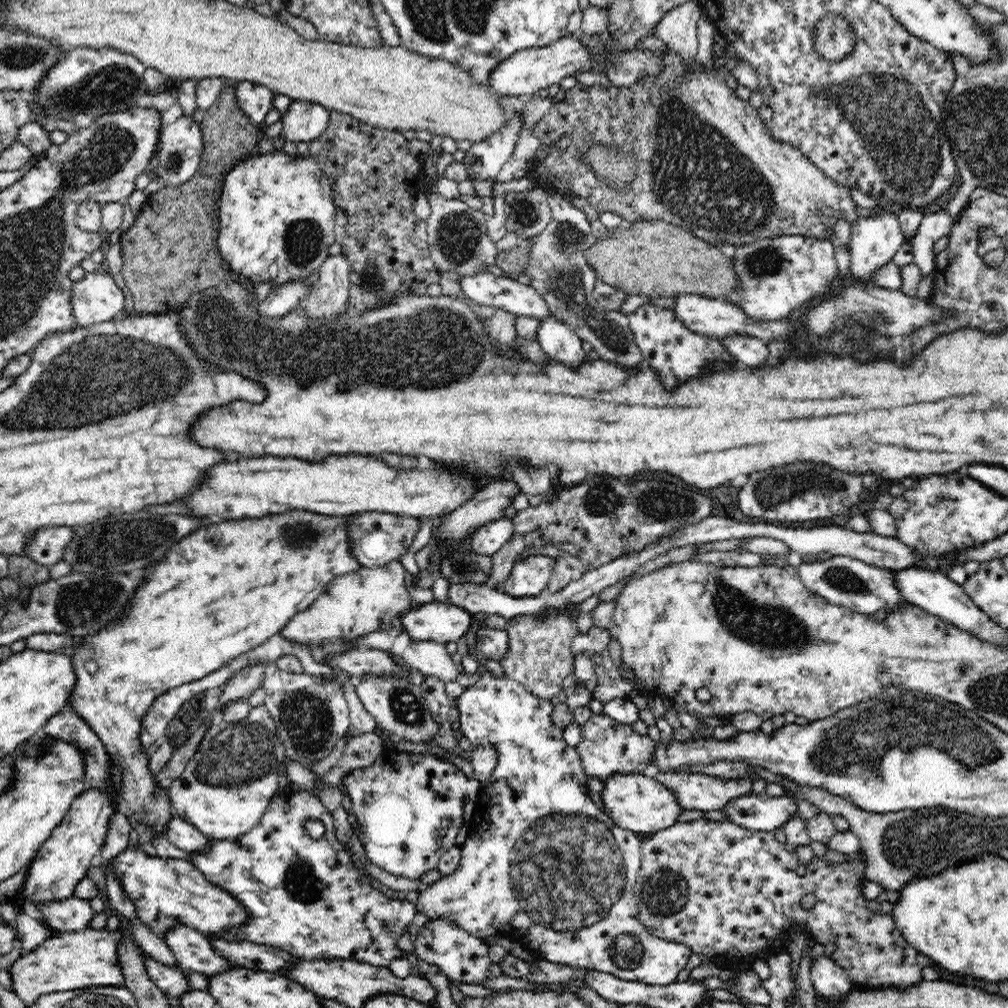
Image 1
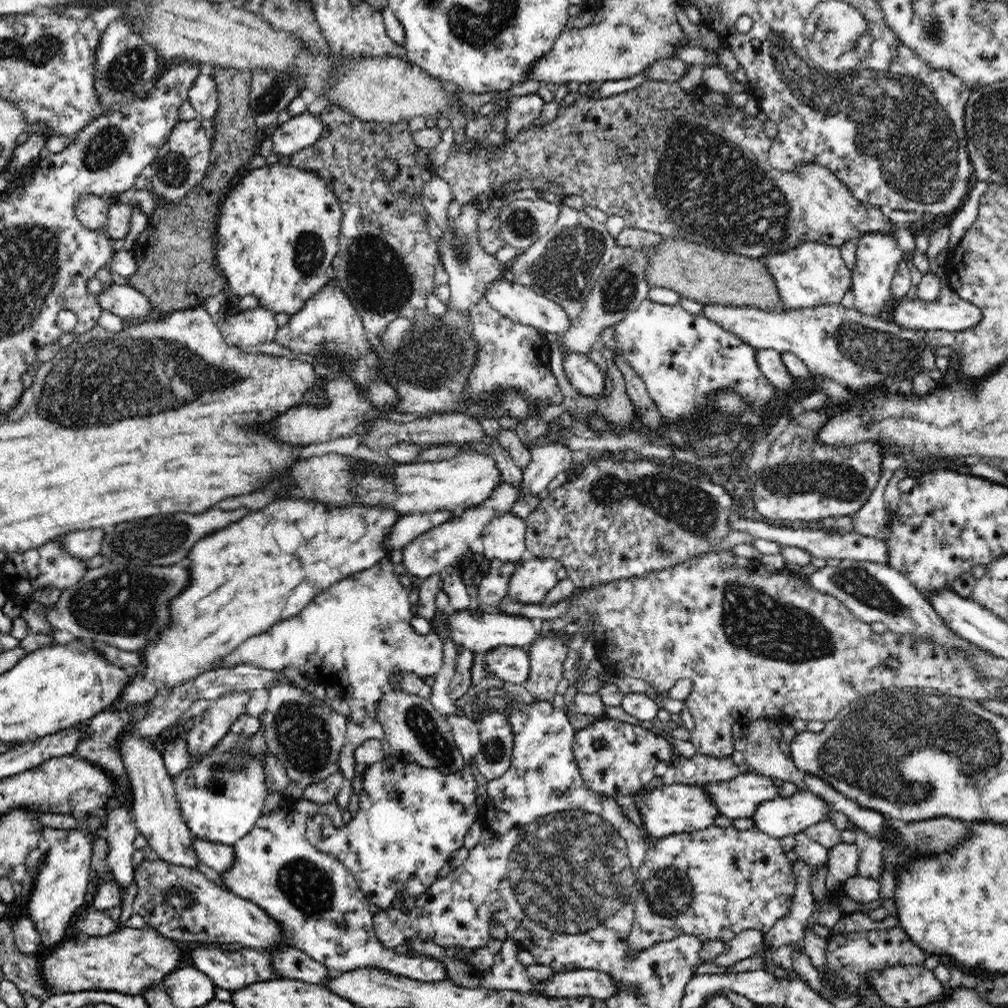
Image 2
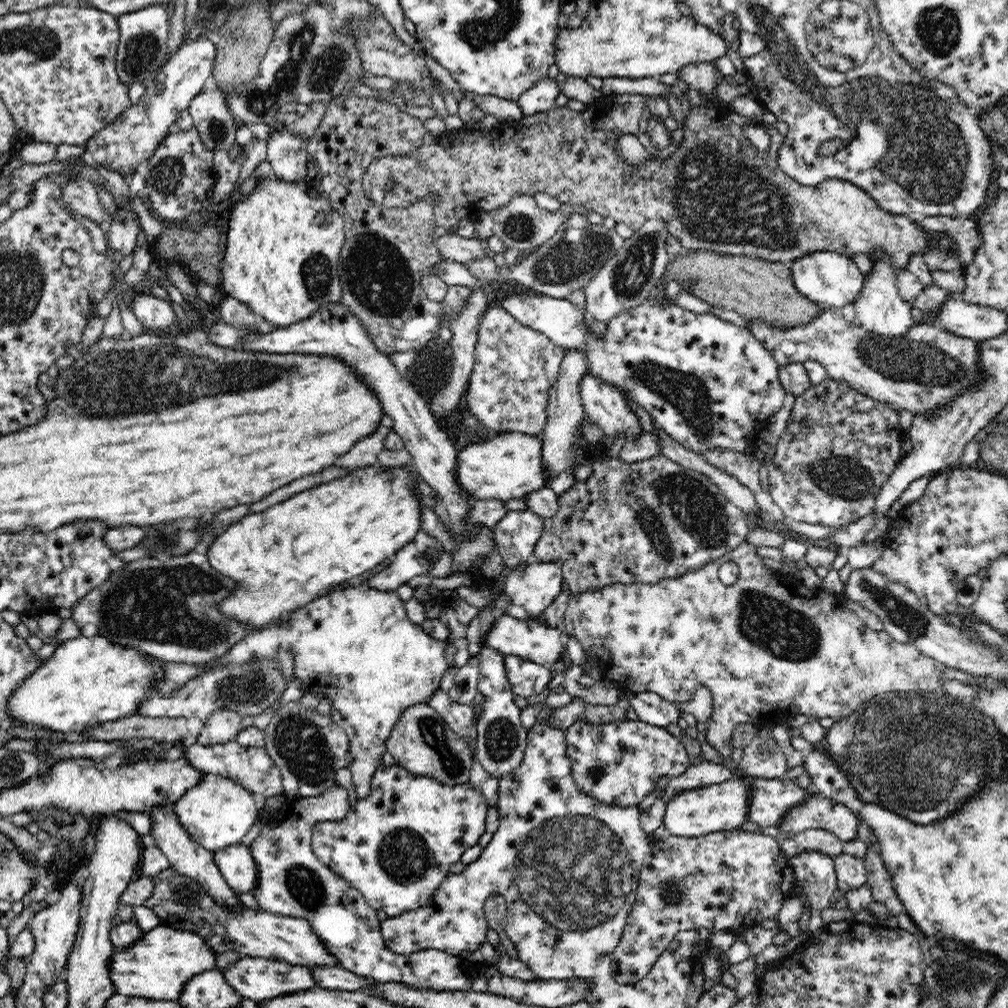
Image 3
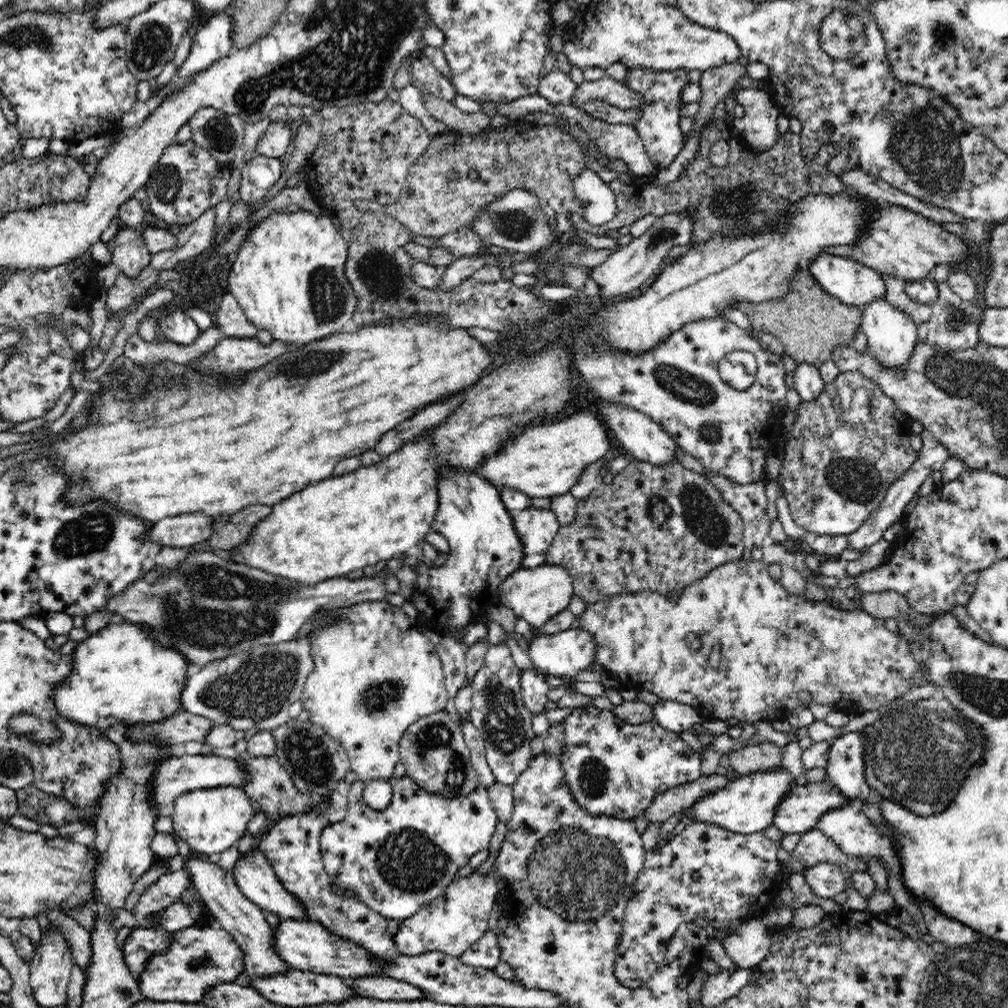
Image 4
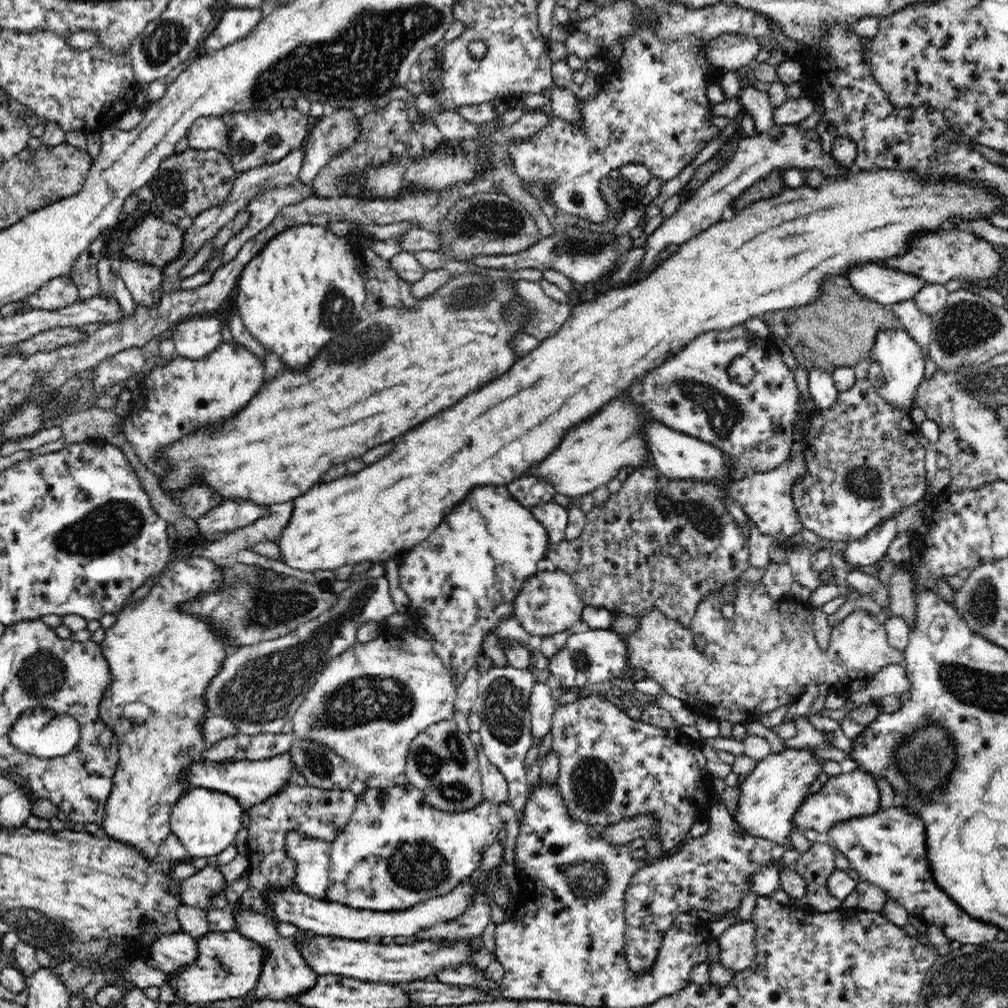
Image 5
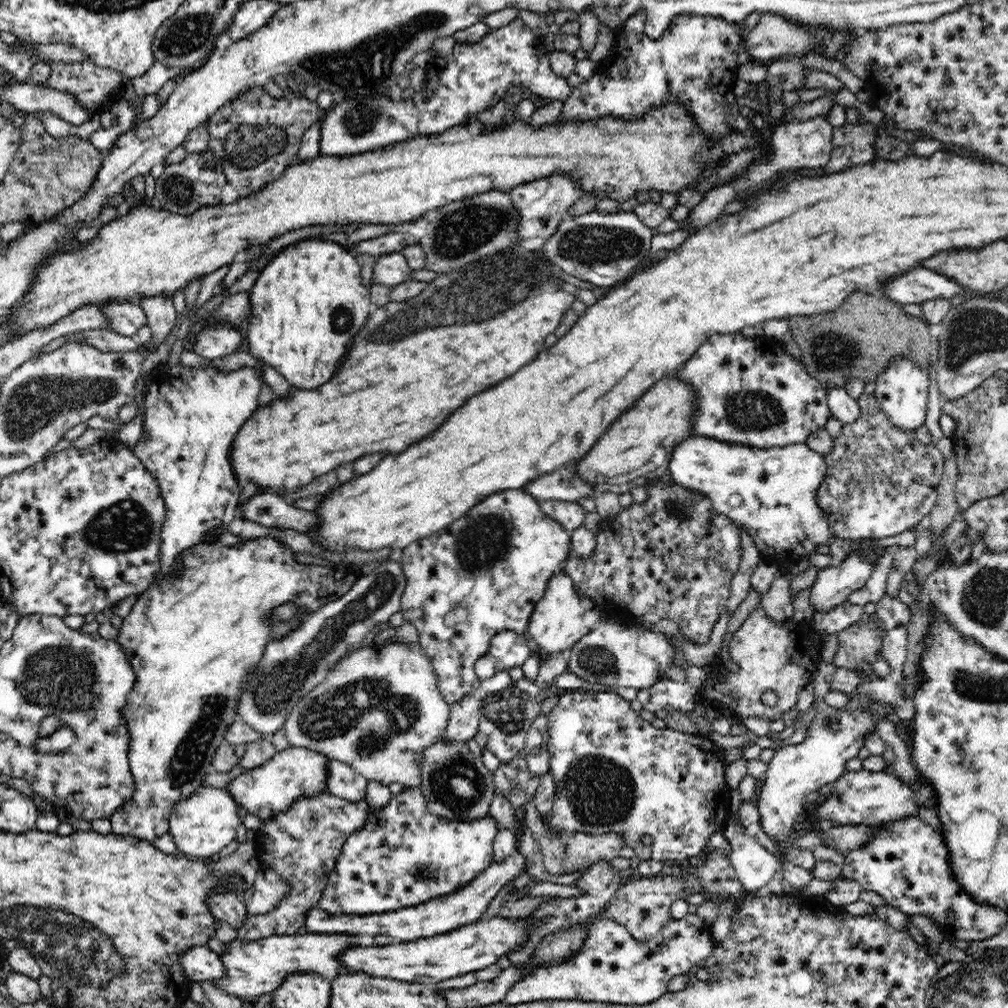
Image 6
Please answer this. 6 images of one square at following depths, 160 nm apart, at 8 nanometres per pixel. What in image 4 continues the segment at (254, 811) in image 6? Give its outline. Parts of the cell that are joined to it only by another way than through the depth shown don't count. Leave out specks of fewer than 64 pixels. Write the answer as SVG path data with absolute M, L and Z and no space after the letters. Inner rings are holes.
M183 755L182 758L168 758L157 768L153 780L153 802L156 802L158 816L171 816L175 800L184 793L216 787L242 787L249 780L246 767L236 759L217 755Z

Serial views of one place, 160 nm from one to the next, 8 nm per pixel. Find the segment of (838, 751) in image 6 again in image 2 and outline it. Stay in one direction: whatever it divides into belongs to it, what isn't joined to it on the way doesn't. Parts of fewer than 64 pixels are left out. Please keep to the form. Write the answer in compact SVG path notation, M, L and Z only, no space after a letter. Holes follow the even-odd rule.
M675 782L671 785L662 784L652 790L642 787L641 792L635 794L635 798L644 830L656 838L709 828L713 825L714 817L720 815L712 795L700 785Z

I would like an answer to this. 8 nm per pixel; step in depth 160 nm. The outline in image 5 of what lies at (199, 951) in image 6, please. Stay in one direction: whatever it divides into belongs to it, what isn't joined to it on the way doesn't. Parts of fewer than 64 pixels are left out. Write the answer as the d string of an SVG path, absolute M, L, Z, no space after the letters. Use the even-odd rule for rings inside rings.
M180 931L160 936L153 942L147 965L169 975L192 964L196 957L196 941L189 934Z

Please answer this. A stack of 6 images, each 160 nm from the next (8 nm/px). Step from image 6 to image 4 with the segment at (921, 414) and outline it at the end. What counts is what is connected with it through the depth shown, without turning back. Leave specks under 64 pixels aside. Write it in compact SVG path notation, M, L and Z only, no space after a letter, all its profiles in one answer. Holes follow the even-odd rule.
M885 298L881 301L872 301L859 307L861 310L861 329L867 336L867 344L870 353L874 355L874 360L878 364L884 365L886 369L905 369L912 357L914 347L918 340L916 334L917 324L904 313L898 311L898 307L890 304Z

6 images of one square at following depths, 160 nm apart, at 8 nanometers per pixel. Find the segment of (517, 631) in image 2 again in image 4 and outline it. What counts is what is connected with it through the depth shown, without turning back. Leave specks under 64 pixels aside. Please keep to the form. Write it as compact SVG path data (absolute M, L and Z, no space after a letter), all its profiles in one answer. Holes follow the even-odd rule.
M577 627L552 634L552 636L540 636L533 631L528 635L530 645L526 654L530 657L537 671L546 676L576 676L576 672L586 670L592 662L598 663L598 643L594 643L594 636L589 631L579 630Z

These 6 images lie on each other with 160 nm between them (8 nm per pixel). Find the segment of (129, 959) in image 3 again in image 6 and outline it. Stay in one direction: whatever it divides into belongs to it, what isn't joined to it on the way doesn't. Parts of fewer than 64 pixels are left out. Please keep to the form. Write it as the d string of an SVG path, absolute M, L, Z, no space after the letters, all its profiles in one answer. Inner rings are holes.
M320 933L272 935L253 941L240 941L236 938L226 944L225 951L219 954L226 976L214 981L222 990L226 990L228 994L236 996L241 1001L273 993L281 987L286 977L293 976L294 973L316 973L332 981L341 974L352 973L345 968L344 962L341 962L341 954L363 941L366 943L366 940L355 938L350 934Z

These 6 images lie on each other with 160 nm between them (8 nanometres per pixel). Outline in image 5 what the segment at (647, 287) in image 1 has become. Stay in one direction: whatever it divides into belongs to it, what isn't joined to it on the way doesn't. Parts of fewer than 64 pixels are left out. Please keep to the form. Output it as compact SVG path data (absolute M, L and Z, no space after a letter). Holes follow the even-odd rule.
M830 278L824 282L822 296L806 306L782 309L760 316L769 330L790 347L797 362L809 369L834 374L840 366L854 368L858 362L870 362L878 332L900 327L895 314L886 313L884 305L864 299L848 284Z

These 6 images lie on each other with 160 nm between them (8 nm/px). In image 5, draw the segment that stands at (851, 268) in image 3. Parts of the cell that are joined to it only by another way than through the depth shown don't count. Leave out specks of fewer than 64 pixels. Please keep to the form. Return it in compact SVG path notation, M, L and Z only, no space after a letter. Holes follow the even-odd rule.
M872 263L854 265L845 280L858 295L882 305L915 300L929 284L909 271Z

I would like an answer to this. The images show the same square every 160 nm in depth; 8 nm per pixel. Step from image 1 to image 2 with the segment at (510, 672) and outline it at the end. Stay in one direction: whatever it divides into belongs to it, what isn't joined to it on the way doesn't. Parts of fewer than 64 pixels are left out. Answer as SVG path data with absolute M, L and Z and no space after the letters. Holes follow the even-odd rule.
M552 632L550 636L540 636L538 640L534 640L534 646L526 648L525 652L530 657L530 675L525 682L525 687L528 692L537 701L553 702L556 694L556 688L558 682L562 680L562 676L565 674L564 661L569 651L566 645L566 639L568 637L563 635L562 632Z

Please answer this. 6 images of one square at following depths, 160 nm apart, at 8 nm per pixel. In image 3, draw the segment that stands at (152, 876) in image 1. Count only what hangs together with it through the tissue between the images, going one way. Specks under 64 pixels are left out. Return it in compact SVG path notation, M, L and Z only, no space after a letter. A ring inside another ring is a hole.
M171 866L156 874L151 881L152 896L145 900L143 906L158 916L160 925L200 934L218 954L236 950L249 957L267 958L301 967L339 966L339 960L329 953L305 918L286 917L262 910L255 912L252 908L238 914L231 913L231 910L216 905L214 899L196 881Z

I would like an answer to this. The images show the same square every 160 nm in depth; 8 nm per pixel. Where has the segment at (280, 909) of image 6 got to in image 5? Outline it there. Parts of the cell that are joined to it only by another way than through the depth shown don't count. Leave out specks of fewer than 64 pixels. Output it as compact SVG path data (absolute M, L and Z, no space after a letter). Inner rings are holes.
M290 780L277 796L267 798L263 803L254 804L246 812L250 818L249 837L242 852L249 862L248 888L241 894L238 906L259 914L268 915L274 925L280 924L274 909L270 909L267 892L270 889L294 889L295 862L287 857L285 838L288 831L331 843L346 826L356 808L357 795L346 790L324 790L310 786L300 780Z

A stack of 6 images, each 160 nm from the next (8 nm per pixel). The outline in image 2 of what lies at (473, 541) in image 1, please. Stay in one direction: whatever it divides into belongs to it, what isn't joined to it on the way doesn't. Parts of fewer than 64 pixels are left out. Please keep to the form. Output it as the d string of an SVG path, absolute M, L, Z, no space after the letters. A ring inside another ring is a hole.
M511 512L504 516L494 517L482 530L483 553L488 560L498 558L502 562L520 562L520 557L525 545L526 521L524 518L518 518Z

